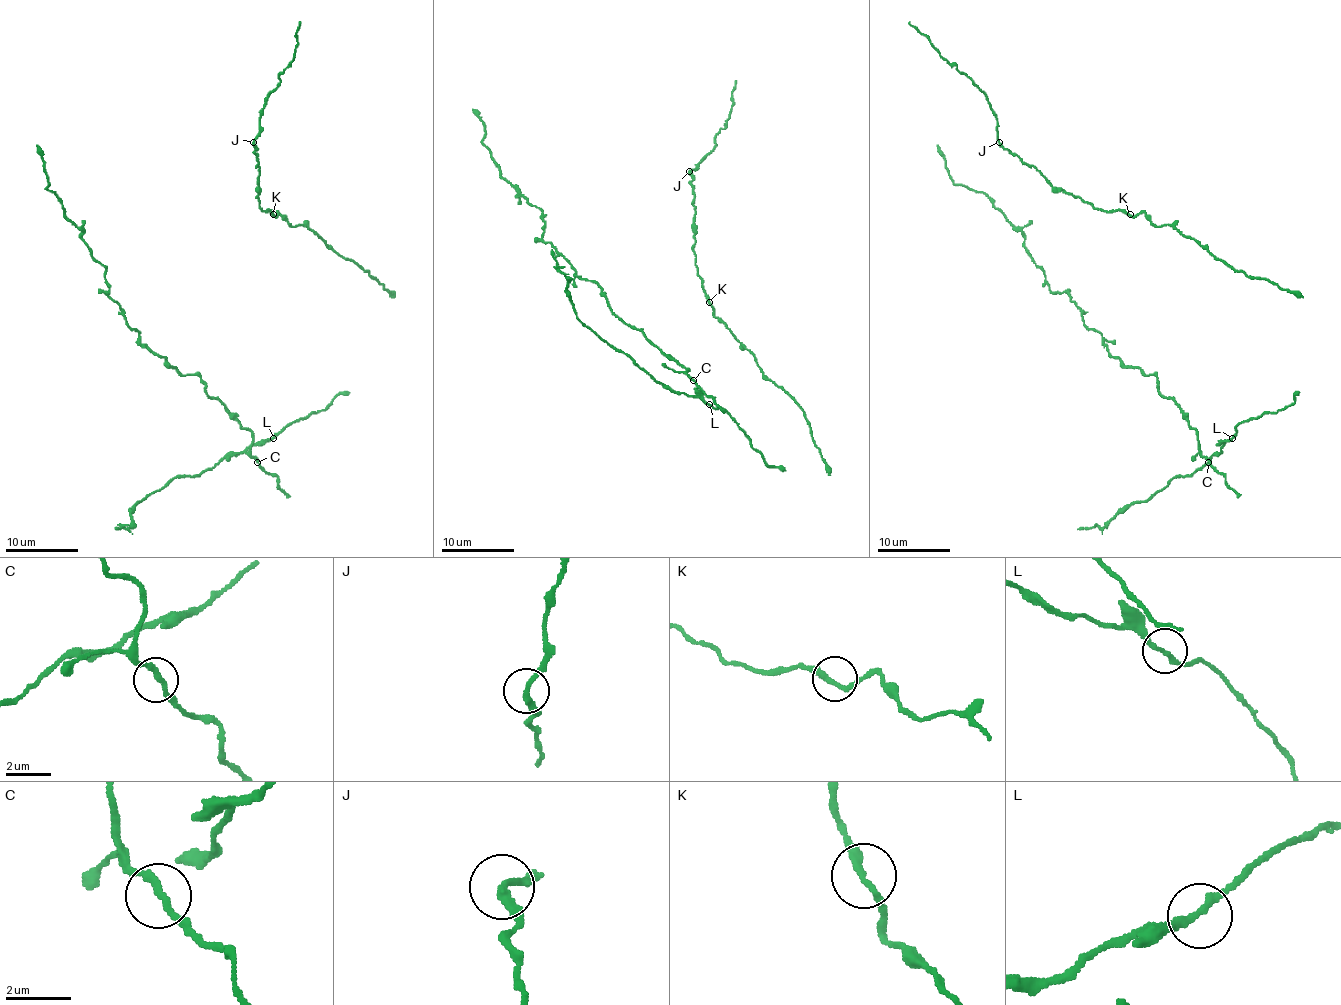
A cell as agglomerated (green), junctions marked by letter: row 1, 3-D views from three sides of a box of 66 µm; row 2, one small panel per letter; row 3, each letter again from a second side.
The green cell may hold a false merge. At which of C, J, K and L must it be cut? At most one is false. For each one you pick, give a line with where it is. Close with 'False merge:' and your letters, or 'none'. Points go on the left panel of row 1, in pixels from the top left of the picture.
False merge: none

